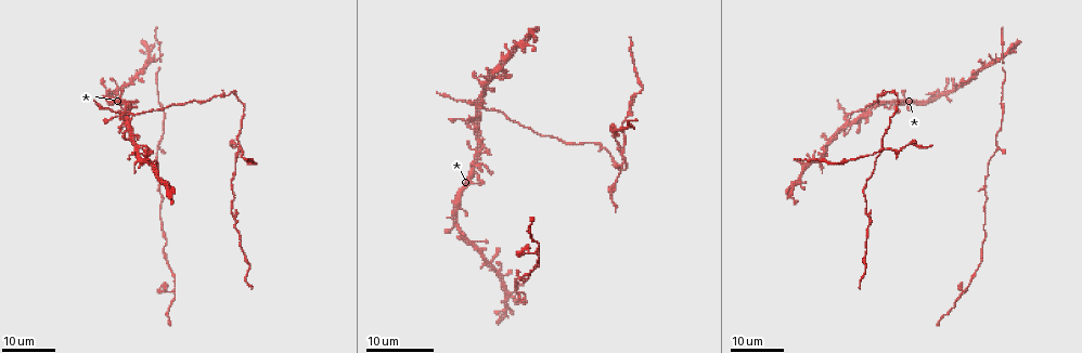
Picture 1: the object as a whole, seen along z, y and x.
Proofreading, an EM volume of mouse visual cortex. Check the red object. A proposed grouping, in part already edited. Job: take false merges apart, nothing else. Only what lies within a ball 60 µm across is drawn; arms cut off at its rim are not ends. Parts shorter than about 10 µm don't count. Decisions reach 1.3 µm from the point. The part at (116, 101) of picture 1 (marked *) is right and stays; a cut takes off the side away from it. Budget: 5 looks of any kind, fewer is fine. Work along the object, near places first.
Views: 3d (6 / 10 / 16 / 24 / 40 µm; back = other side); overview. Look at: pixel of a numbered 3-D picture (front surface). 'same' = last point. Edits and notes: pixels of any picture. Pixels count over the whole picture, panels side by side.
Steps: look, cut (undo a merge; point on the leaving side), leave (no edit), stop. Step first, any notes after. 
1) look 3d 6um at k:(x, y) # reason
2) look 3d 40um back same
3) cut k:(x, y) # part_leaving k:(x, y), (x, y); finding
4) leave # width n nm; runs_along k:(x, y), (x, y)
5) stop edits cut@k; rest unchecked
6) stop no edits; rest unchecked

look 3d 16um at 1:(126, 119) # four-way junction

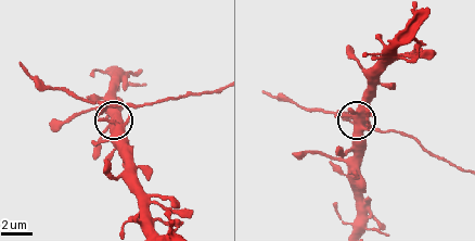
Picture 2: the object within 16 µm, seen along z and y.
look 3d 6um at 2:(120, 126)

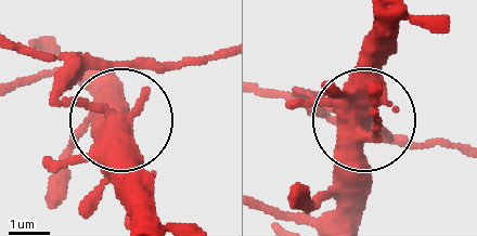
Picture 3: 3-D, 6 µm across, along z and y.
leave # arms 4; continuous, no second neuron

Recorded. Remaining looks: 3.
look 3d 24um at 1:(239, 149) # four-way junction

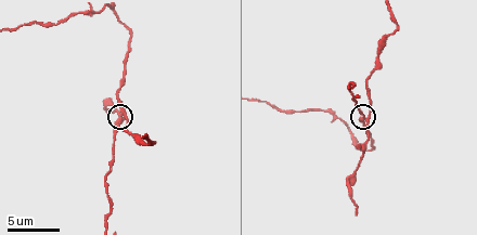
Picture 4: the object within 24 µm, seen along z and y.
look 3d 10um at 4:(124, 116) # zoom in

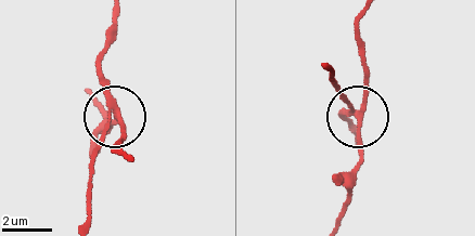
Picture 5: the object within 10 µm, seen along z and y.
cut 5:(122, 130) # arms 4; a second neuron is stuck on

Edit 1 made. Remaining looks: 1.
stop edits cut@5; rest unchecked

